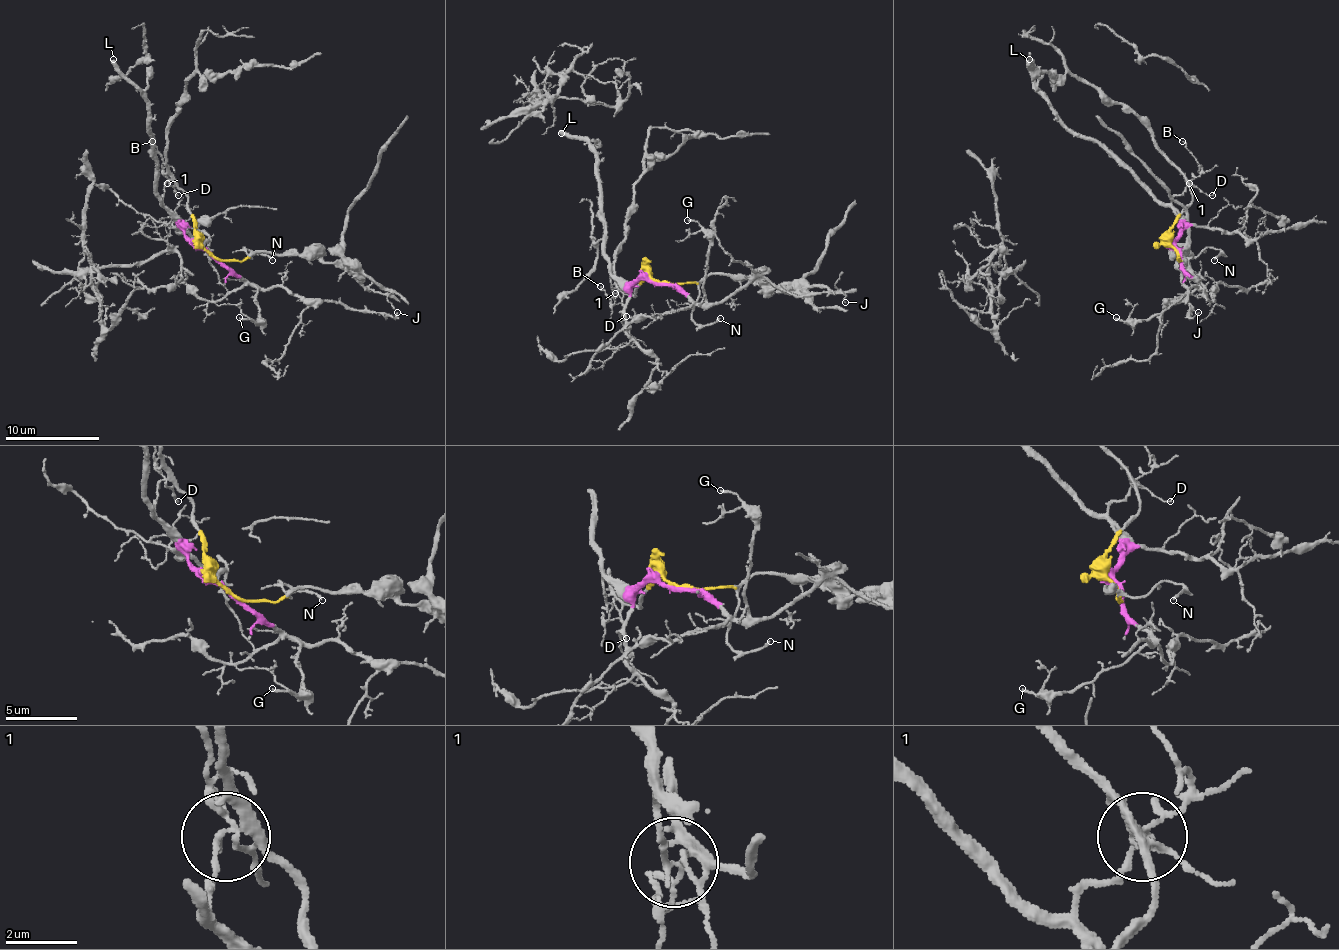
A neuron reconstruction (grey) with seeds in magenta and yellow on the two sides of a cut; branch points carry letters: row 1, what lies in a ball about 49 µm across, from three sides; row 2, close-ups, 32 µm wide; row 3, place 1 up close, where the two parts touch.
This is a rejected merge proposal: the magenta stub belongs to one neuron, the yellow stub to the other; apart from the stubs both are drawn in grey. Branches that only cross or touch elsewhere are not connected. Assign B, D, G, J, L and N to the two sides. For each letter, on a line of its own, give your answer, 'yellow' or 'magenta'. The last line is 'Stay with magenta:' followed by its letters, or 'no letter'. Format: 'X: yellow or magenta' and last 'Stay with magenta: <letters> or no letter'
B: magenta
D: yellow
G: magenta
J: magenta
L: magenta
N: yellow
Stay with magenta: B, G, J, L

